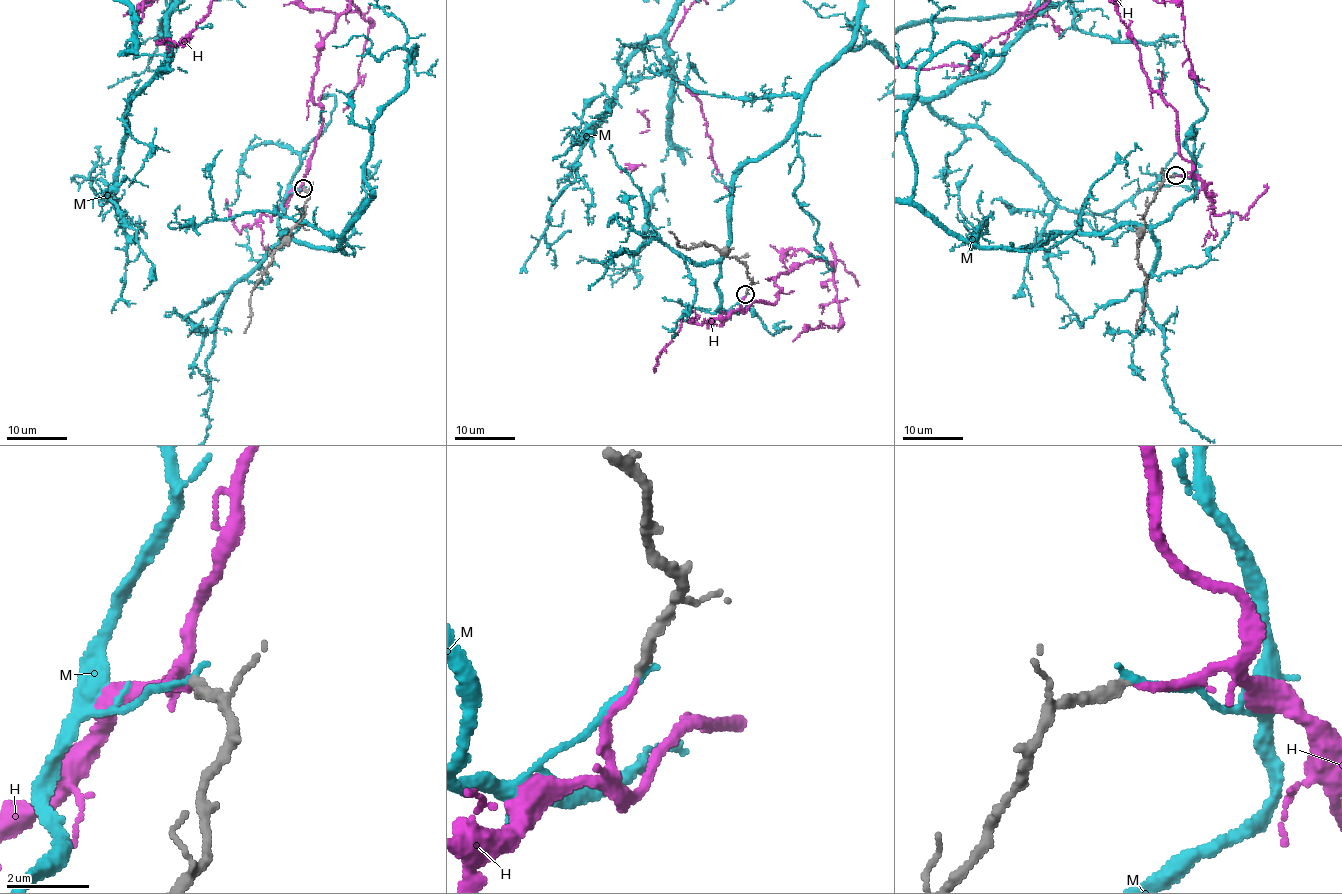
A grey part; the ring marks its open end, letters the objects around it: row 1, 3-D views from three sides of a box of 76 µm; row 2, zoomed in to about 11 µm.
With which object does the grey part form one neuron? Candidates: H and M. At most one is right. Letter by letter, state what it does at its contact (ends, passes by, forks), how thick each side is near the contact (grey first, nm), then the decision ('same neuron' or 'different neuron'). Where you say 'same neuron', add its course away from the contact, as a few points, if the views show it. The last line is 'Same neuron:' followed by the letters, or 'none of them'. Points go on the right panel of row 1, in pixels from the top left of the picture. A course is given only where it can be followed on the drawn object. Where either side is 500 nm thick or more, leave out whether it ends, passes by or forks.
H: it ends | 240/200 nm | same neuron
M: it ends | 280/140 nm | different neuron
Same neuron: H

